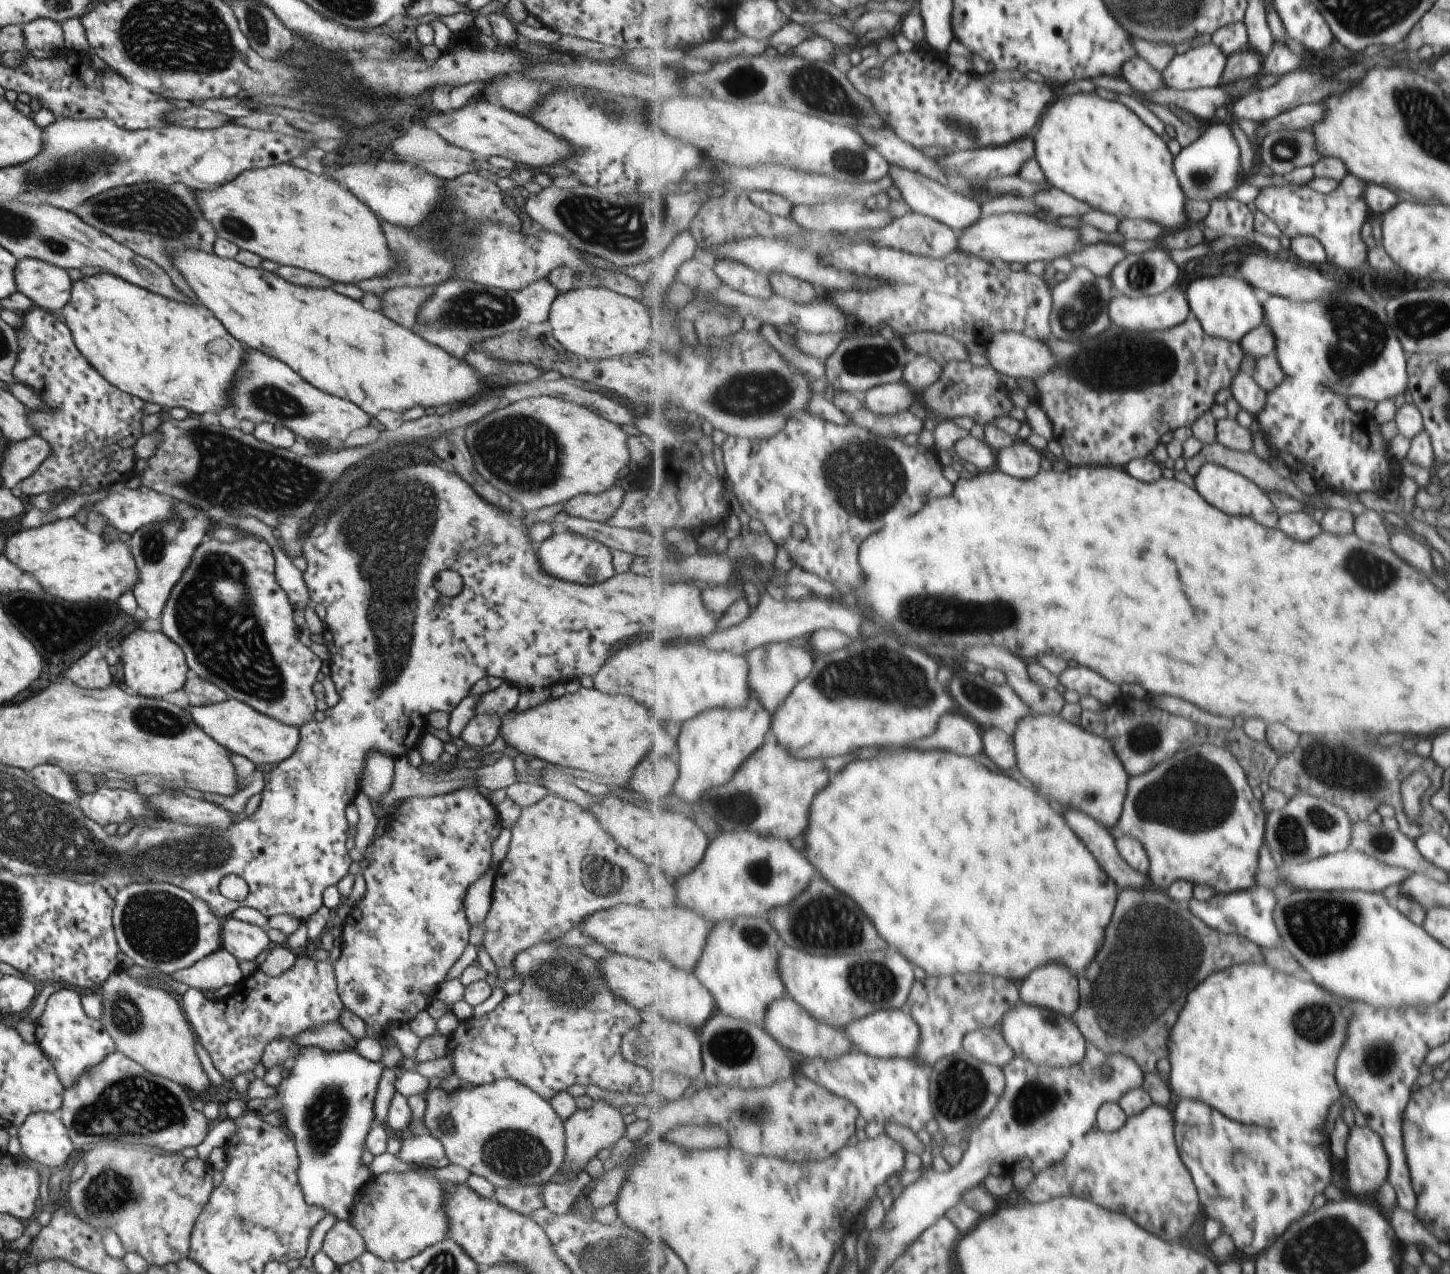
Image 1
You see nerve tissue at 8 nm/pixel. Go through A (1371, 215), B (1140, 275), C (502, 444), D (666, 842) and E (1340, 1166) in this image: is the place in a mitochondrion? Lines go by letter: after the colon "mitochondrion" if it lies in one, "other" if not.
A: other
B: mitochondrion
C: mitochondrion
D: other
E: other

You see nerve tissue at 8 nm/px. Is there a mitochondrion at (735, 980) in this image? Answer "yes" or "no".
no

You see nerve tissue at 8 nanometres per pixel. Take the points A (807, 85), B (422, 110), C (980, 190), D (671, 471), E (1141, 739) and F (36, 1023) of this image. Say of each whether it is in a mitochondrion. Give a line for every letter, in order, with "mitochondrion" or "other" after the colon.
A: mitochondrion
B: other
C: other
D: other
E: mitochondrion
F: other

